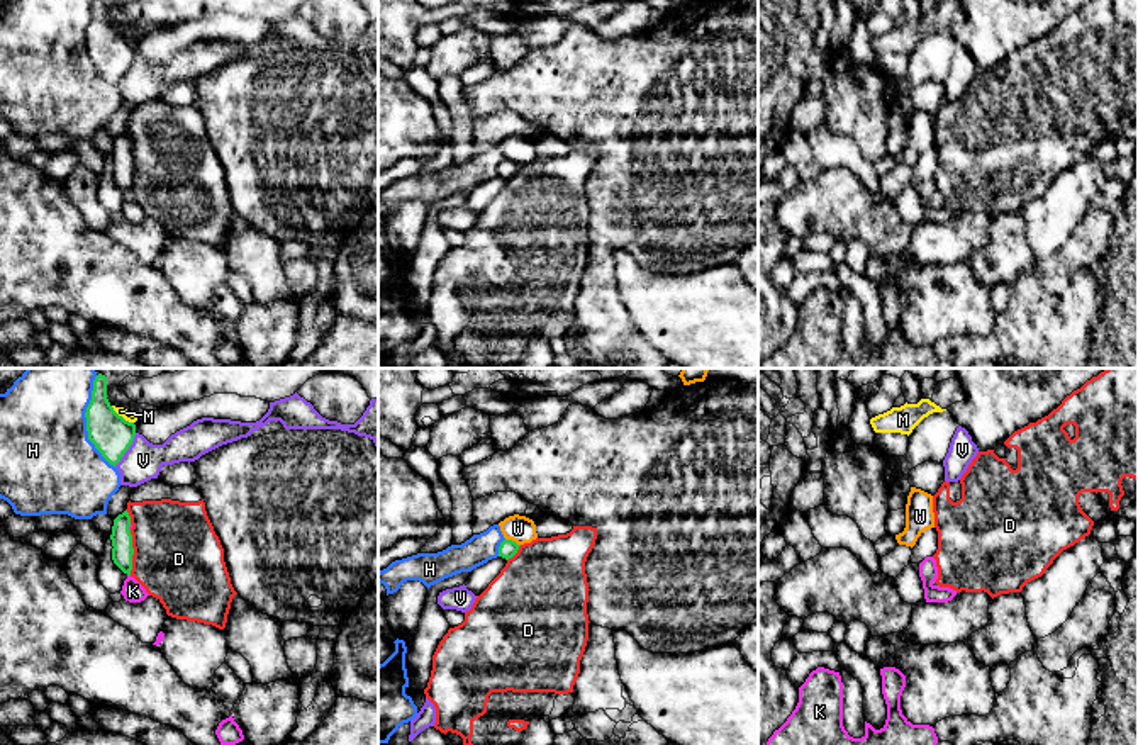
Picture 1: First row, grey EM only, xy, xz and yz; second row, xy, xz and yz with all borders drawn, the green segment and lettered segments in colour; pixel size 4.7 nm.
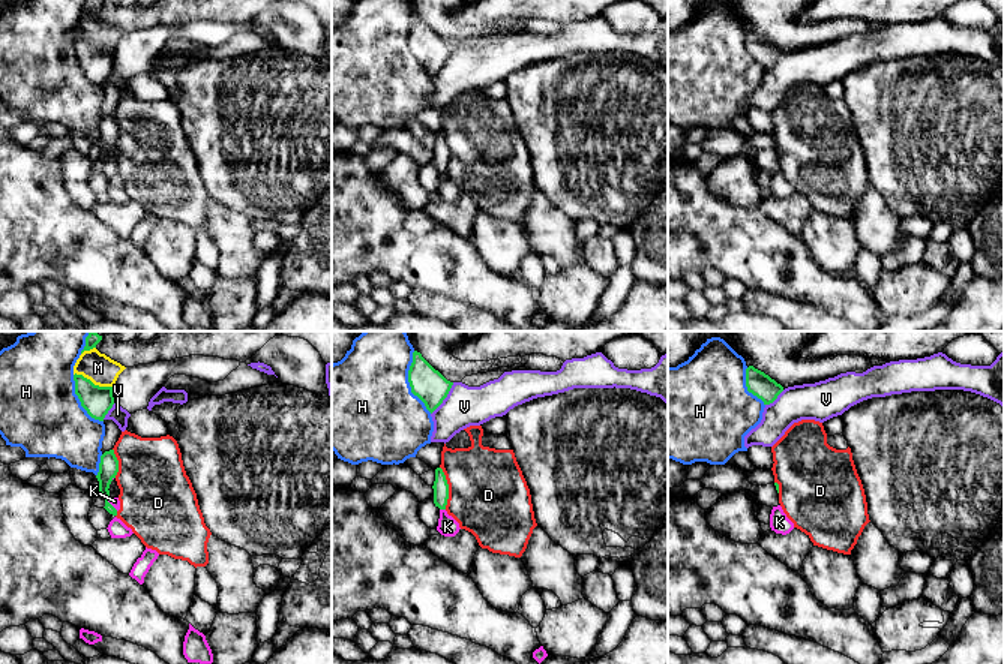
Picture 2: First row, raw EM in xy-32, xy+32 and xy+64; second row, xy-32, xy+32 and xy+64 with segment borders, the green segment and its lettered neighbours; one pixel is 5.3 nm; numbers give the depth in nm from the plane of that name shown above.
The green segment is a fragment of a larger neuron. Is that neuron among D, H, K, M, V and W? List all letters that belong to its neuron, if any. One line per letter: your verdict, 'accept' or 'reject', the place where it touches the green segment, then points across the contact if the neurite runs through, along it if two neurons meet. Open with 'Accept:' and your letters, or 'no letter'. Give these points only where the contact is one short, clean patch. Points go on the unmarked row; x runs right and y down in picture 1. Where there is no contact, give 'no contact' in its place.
Accept: K
D: reject; meets green in xy at (133, 172); border along xy (129, 150), (133, 163), (131, 194)
H: reject; meets green in xy at (87, 44)
K: accept; meets green in xy at (128, 148); runs through xy (121, 156), (128, 148), (131, 145)
M: reject; meets green in xy at (121, 36); border along xy (111, 26), (133, 43)
V: reject; meets green in xy at (128, 68); border along xy (136, 53), (129, 68), (114, 85)
W: reject; meets green in xz at (511, 160); border along xz (506, 158), (519, 165)

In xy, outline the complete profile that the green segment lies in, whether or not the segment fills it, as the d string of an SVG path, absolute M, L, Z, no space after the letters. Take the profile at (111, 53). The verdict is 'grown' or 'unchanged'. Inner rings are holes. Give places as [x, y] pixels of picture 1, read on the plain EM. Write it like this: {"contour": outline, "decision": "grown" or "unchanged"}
{"contour": "M93 0L85 32L88 59L110 83L117 85L134 61L136 44L119 36L107 19L107 0Z", "decision": "unchanged"}

